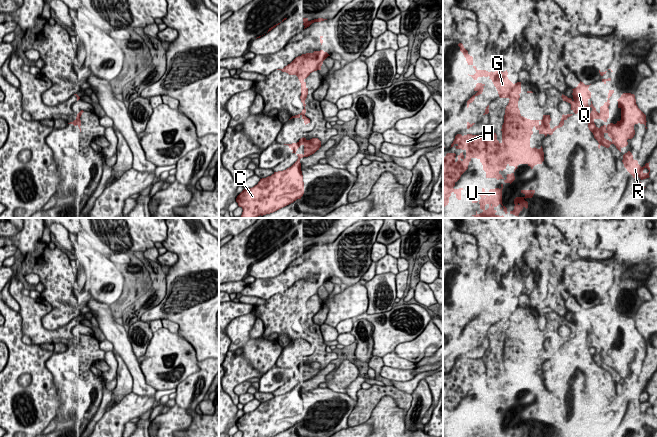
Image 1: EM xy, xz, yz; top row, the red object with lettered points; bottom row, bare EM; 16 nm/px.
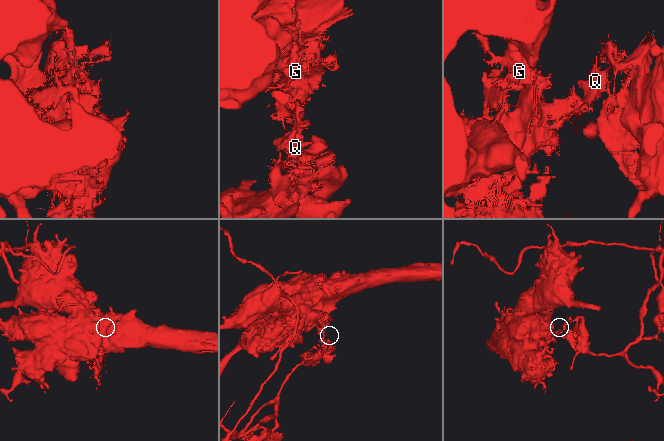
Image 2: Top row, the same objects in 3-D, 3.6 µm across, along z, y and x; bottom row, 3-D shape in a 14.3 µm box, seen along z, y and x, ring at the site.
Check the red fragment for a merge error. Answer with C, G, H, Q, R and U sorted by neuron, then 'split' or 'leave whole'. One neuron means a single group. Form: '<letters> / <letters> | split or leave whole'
C Q R / G H U | split

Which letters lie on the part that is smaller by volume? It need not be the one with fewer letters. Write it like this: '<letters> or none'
C, Q, R

